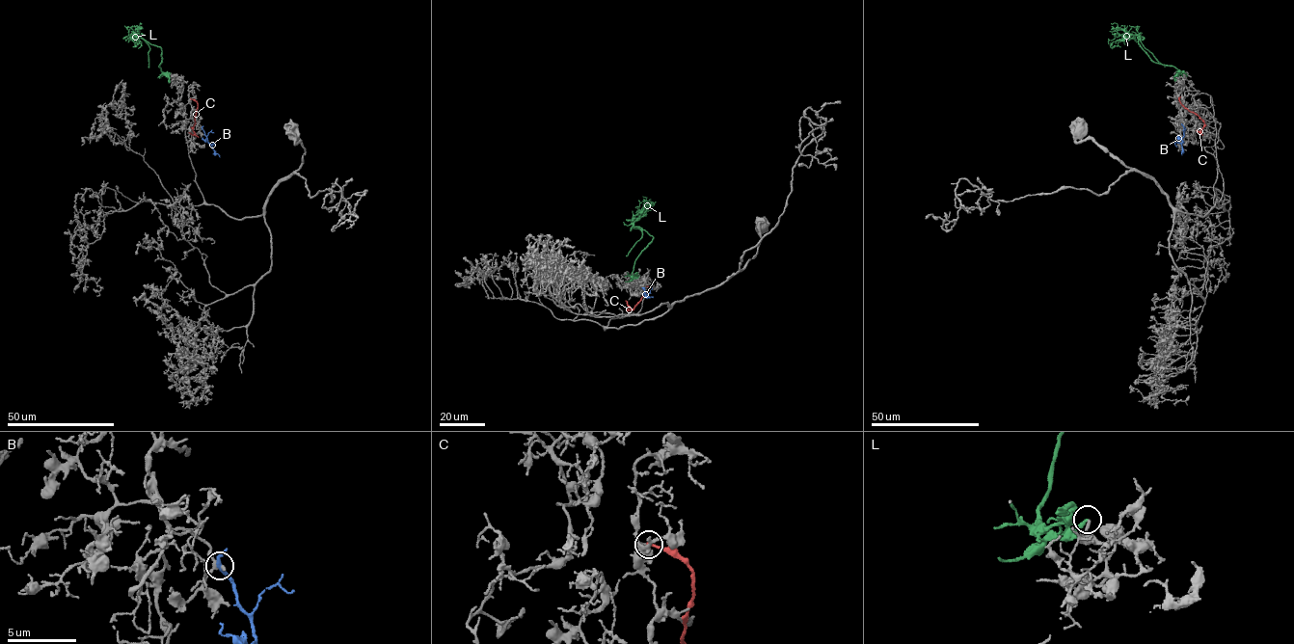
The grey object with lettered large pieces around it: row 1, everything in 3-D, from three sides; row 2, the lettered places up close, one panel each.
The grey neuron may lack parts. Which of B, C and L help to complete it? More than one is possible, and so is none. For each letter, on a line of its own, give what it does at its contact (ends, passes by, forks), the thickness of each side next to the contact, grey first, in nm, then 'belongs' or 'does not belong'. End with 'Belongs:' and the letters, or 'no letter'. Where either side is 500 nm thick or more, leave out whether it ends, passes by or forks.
B: it passes by; 240 nm thick on the grey side, 240 nm on the other; does not belong
C: it ends there; 190 nm thick on the grey side, 190 nm on the other; does not belong
L: it ends there; 200 nm thick on the grey side, 320 nm on the other; does not belong
Belongs: no letter

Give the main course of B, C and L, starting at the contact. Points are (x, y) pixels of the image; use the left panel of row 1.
B: (202, 128), (220, 157)
C: (191, 98), (198, 106), (195, 133), (188, 132)
L: (171, 73), (161, 71), (158, 67), (162, 60), (160, 48), (132, 36), (141, 41), (138, 48)

